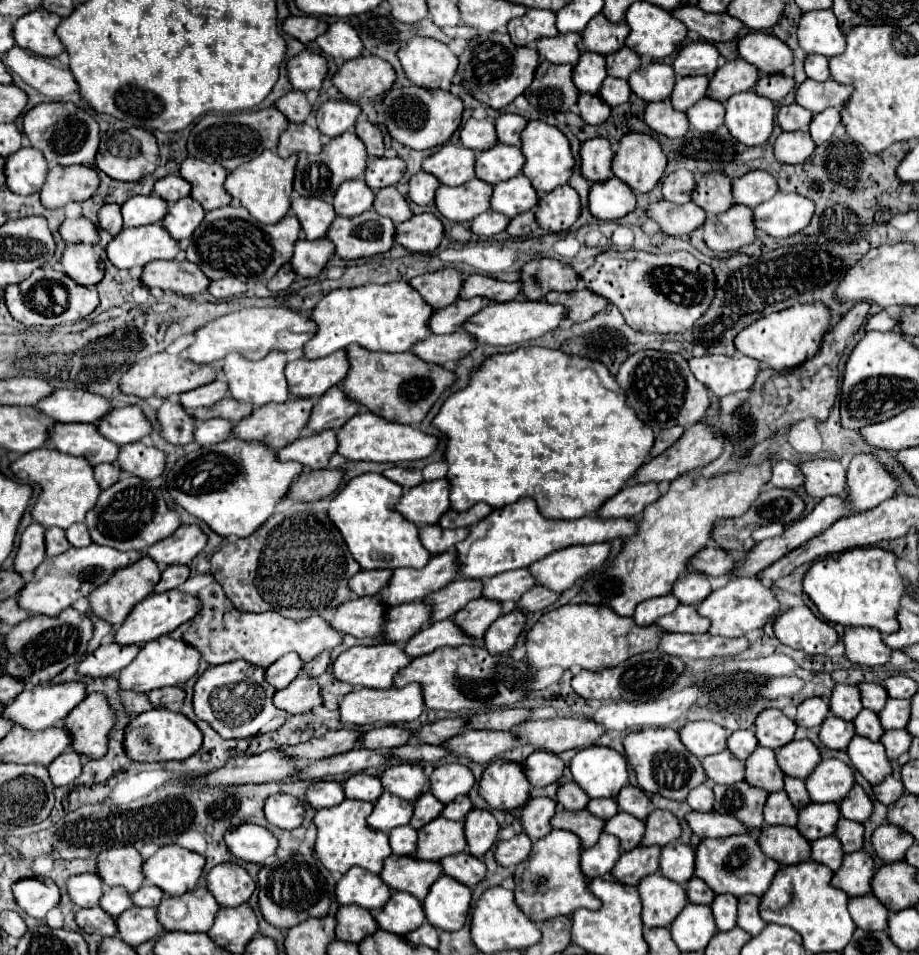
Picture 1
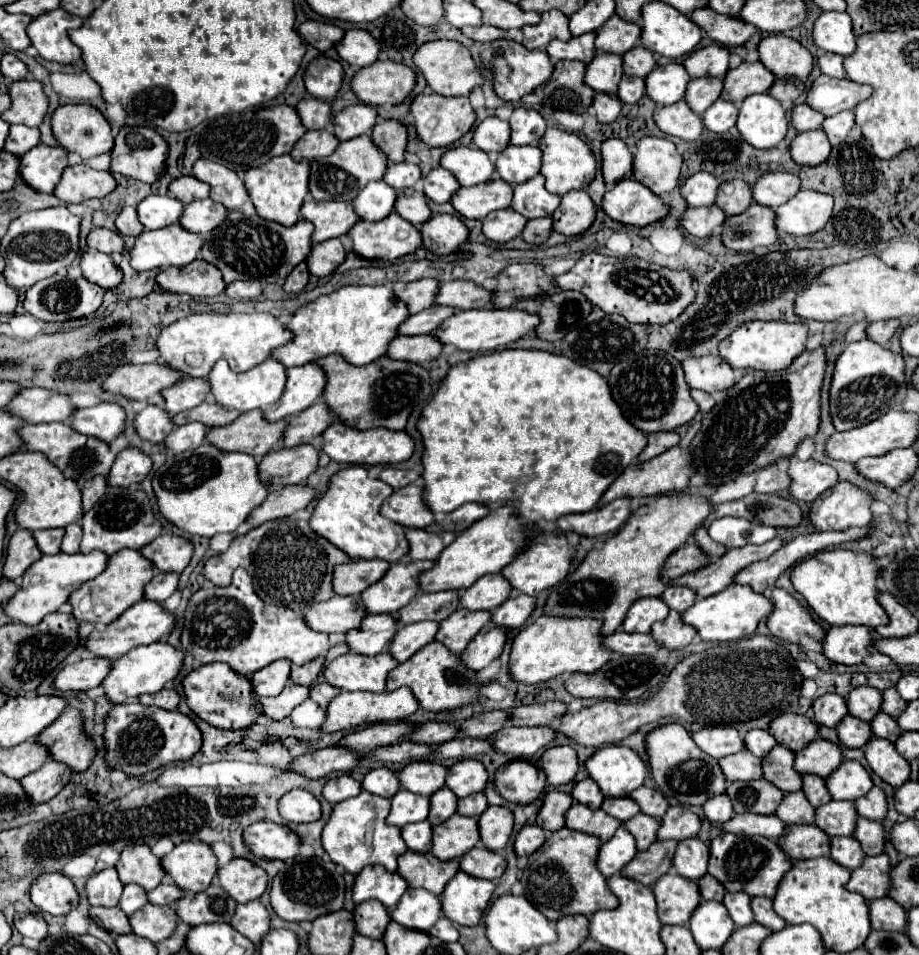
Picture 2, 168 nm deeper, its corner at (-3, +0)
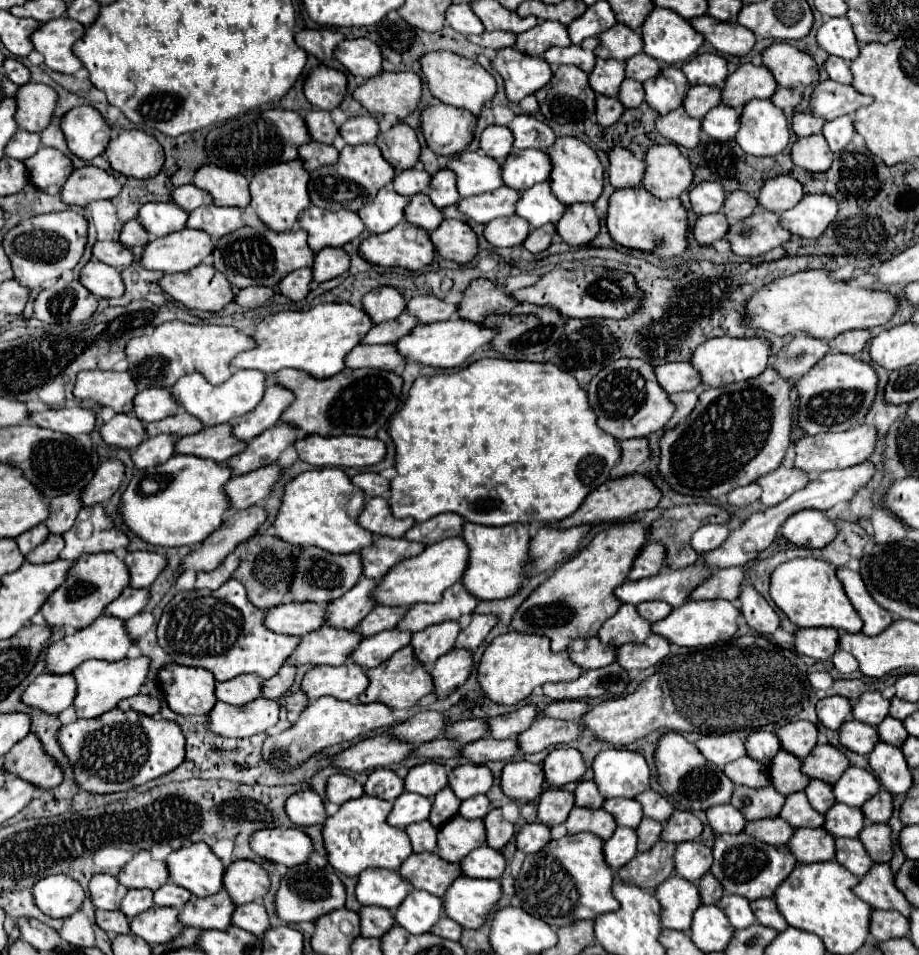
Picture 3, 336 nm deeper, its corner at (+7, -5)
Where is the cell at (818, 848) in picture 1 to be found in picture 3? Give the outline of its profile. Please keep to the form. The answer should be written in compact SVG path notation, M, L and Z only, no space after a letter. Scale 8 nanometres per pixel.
M839 837L839 839L835 839L835 845L837 845L835 861L839 865L843 865L847 871L851 871L853 875L863 877L871 869L873 861L865 853L859 839L843 839L843 837Z

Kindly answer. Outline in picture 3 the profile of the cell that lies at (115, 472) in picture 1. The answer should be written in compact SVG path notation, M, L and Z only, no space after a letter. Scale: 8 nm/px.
M67 493L63 497L55 497L49 503L51 515L47 519L47 527L51 533L67 533L67 529L73 527L75 517L79 509L83 509L83 503L79 501L79 493Z

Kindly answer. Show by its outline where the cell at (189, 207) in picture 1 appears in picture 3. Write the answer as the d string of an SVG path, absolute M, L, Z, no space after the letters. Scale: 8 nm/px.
M205 205L189 213L187 227L207 231L211 239L219 239L239 227L243 227L241 211L235 207L217 207L217 205Z

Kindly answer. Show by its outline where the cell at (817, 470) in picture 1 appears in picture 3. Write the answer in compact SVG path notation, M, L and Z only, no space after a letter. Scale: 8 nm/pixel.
M779 467L771 473L767 473L765 477L757 479L763 493L761 493L761 503L765 507L773 507L779 505L781 501L785 501L787 497L791 497L795 491L803 489L807 485L809 475L807 473L799 473L799 469L795 467Z

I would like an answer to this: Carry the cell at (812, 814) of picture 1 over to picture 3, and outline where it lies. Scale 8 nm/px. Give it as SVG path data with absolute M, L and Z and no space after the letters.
M835 803L825 813L823 827L833 837L857 837L863 823L865 823L865 817L863 817L861 809L849 807L849 805L843 805L843 803Z

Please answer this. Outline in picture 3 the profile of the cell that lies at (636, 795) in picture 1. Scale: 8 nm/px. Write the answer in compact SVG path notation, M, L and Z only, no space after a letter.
M651 789L639 793L639 797L635 797L635 799L641 803L643 815L649 819L665 823L669 819L669 815L673 813L673 805L665 797L661 797L659 793L655 793Z

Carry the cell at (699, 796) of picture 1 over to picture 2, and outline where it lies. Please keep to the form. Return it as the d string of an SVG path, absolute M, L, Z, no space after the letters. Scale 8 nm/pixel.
M721 794L721 796L713 796L711 800L705 802L705 816L711 820L711 822L727 822L735 816L735 810L733 810L733 804L729 800L727 794Z

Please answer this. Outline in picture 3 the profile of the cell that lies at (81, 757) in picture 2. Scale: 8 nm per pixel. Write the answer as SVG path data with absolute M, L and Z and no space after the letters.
M29 733L23 741L19 741L19 745L15 745L11 749L11 753L5 755L3 767L9 773L19 775L21 779L25 779L41 789L57 787L63 781L63 777L59 777L59 775L63 775L63 769L43 749L43 743L39 741L39 737L35 733Z

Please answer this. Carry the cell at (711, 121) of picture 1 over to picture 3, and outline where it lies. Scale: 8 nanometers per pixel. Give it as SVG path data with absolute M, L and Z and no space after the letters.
M717 105L701 119L701 129L719 141L733 139L739 129L739 115L741 115L739 109Z

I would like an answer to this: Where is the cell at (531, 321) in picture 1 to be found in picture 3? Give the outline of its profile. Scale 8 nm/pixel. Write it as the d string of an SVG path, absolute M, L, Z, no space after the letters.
M447 319L431 325L419 325L409 335L397 341L397 351L403 353L409 361L417 361L431 367L459 367L465 359L469 359L477 349L491 343L495 337L495 329L477 325L473 321L461 321L461 319Z

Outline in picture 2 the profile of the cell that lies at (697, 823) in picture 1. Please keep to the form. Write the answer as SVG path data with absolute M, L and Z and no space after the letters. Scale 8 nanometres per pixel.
M737 814L733 820L725 822L725 824L713 824L713 826L721 826L725 832L733 832L739 836L765 836L765 838L773 838L779 840L785 832L785 824L775 816L761 816L761 814Z

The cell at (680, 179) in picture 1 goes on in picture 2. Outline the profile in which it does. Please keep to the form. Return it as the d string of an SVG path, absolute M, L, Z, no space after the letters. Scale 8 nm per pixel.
M697 172L681 184L681 194L689 206L711 206L717 198L719 180L709 172Z

